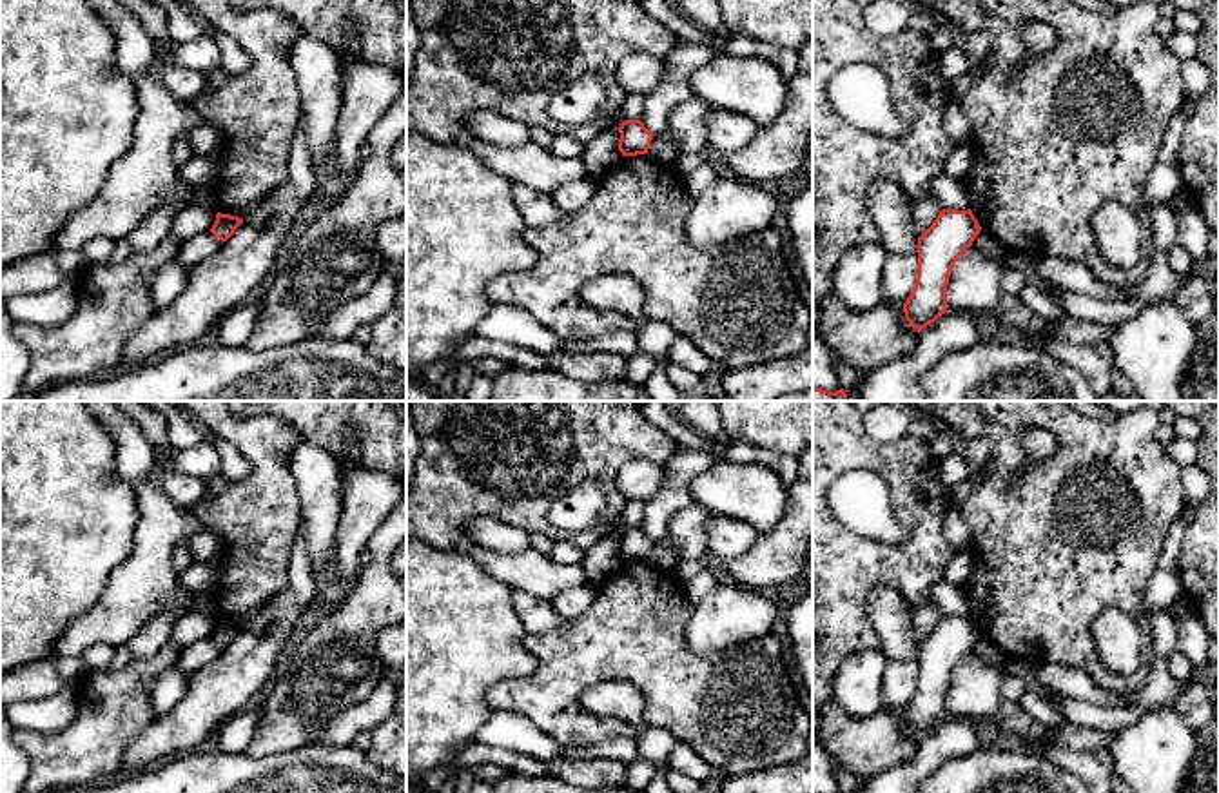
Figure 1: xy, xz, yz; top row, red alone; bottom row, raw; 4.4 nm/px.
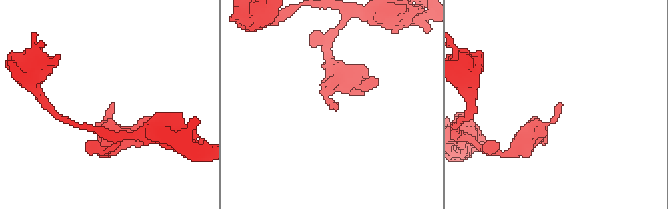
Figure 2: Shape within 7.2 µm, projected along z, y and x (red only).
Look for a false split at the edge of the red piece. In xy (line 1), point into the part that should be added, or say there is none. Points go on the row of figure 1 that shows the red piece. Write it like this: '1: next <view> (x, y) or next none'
1: next none

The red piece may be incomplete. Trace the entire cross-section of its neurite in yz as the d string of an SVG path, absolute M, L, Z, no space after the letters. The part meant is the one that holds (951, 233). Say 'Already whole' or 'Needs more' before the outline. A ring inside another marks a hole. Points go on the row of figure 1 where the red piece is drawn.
Already whole. M943 209L918 238L918 276L903 303L905 319L912 328L922 330L947 312L951 270L980 230L970 209Z

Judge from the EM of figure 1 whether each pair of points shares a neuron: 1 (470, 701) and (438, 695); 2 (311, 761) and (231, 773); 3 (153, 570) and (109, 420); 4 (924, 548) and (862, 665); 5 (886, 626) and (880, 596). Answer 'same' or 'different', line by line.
1: same
2: same
3: same
4: different
5: same

